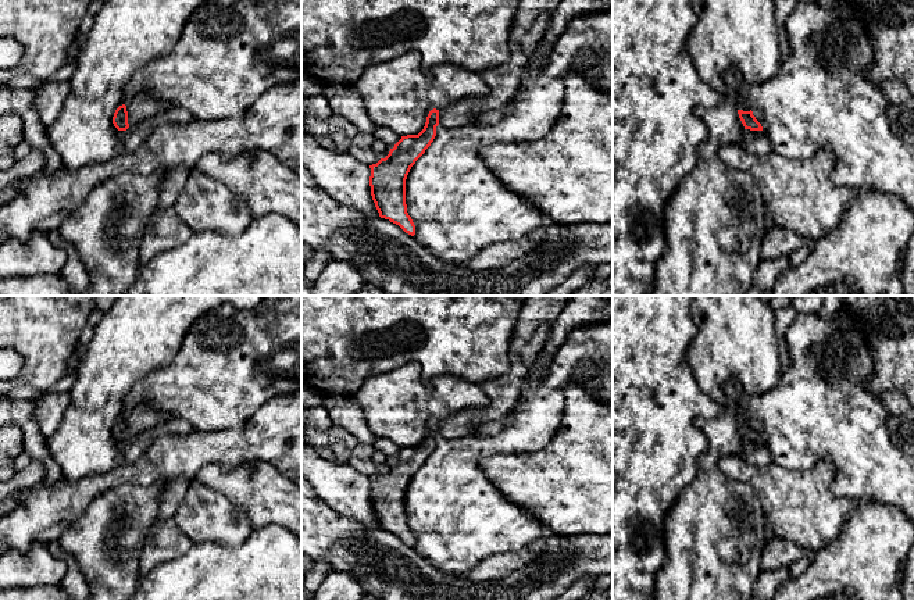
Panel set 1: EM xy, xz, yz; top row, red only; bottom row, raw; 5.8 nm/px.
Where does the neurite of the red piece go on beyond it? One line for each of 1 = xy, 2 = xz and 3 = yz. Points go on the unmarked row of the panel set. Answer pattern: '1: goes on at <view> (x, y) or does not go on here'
1: goes on at xy (140, 418)
2: goes on at xz (538, 313)
3: goes on at yz (731, 389)

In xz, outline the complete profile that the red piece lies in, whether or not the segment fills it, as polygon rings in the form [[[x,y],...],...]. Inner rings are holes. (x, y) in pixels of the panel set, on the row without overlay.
[[[528,296],[510,342],[510,369],[481,383],[489,404],[479,410],[464,410],[442,421],[431,421],[418,446],[401,447],[385,469],[369,476],[371,507],[381,529],[399,536],[411,547],[415,546],[415,536],[406,515],[406,490],[411,478],[433,453],[438,436],[467,436],[481,424],[503,419],[511,412],[521,396],[531,364],[546,343],[547,331],[567,301],[567,296]]]

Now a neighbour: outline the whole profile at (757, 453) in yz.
[[[745,440],[742,454],[745,461],[757,467],[767,467],[772,462],[771,451],[764,442]]]

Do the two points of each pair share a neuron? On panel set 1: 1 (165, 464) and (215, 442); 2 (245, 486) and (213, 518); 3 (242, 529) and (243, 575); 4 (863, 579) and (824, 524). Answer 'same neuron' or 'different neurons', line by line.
1: same neuron
2: different neurons
3: different neurons
4: different neurons

